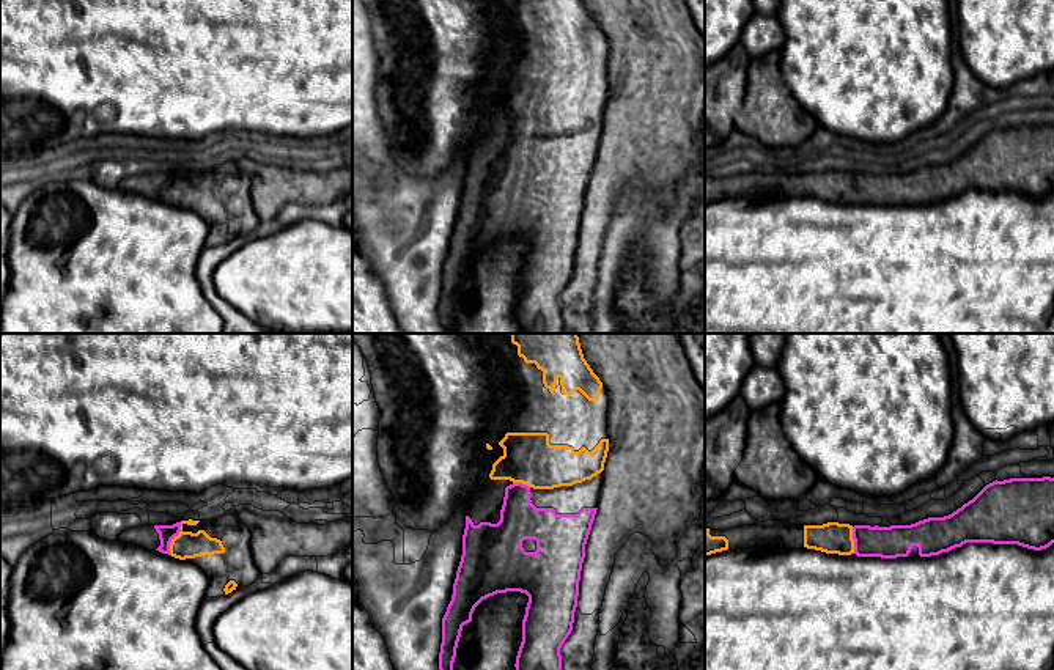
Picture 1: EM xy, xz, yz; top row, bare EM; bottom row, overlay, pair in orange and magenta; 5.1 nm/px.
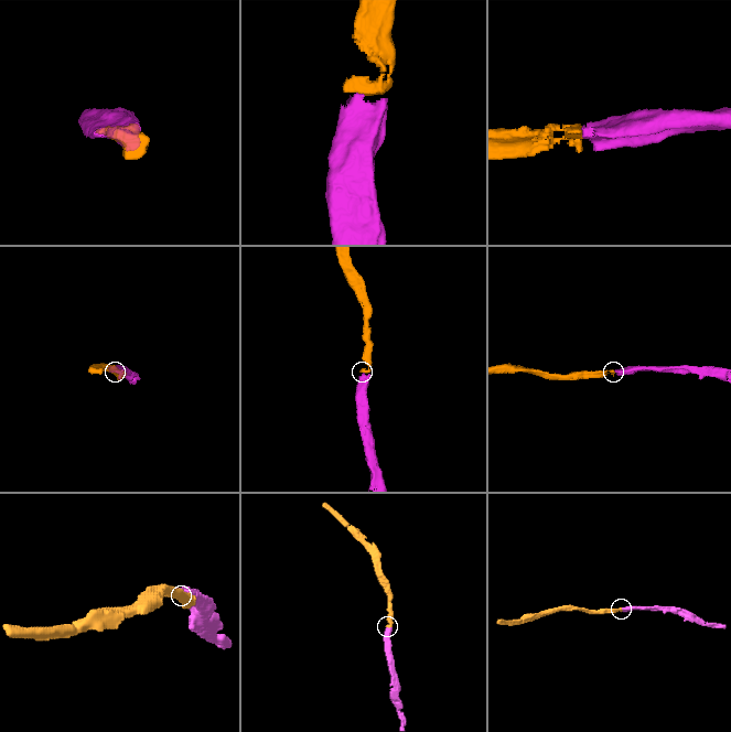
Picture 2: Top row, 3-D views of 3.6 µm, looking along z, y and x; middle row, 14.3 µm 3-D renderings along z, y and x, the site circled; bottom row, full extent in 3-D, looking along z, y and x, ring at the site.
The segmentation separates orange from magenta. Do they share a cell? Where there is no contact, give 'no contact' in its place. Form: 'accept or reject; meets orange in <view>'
accept; meets orange in xy

